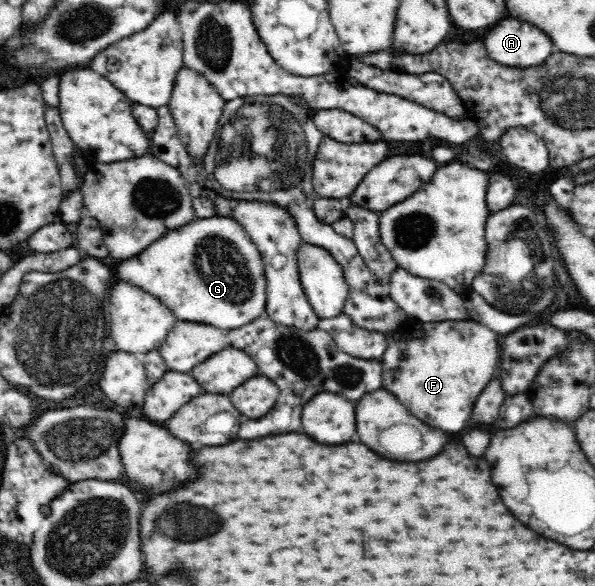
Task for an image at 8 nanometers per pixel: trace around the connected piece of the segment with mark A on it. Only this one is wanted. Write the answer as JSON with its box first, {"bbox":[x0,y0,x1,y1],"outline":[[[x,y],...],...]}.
{"bbox":[484,19,556,68],"outline":[[[504,19],[484,39],[490,58],[508,67],[526,68],[544,63],[556,50],[553,41],[530,23]]]}

